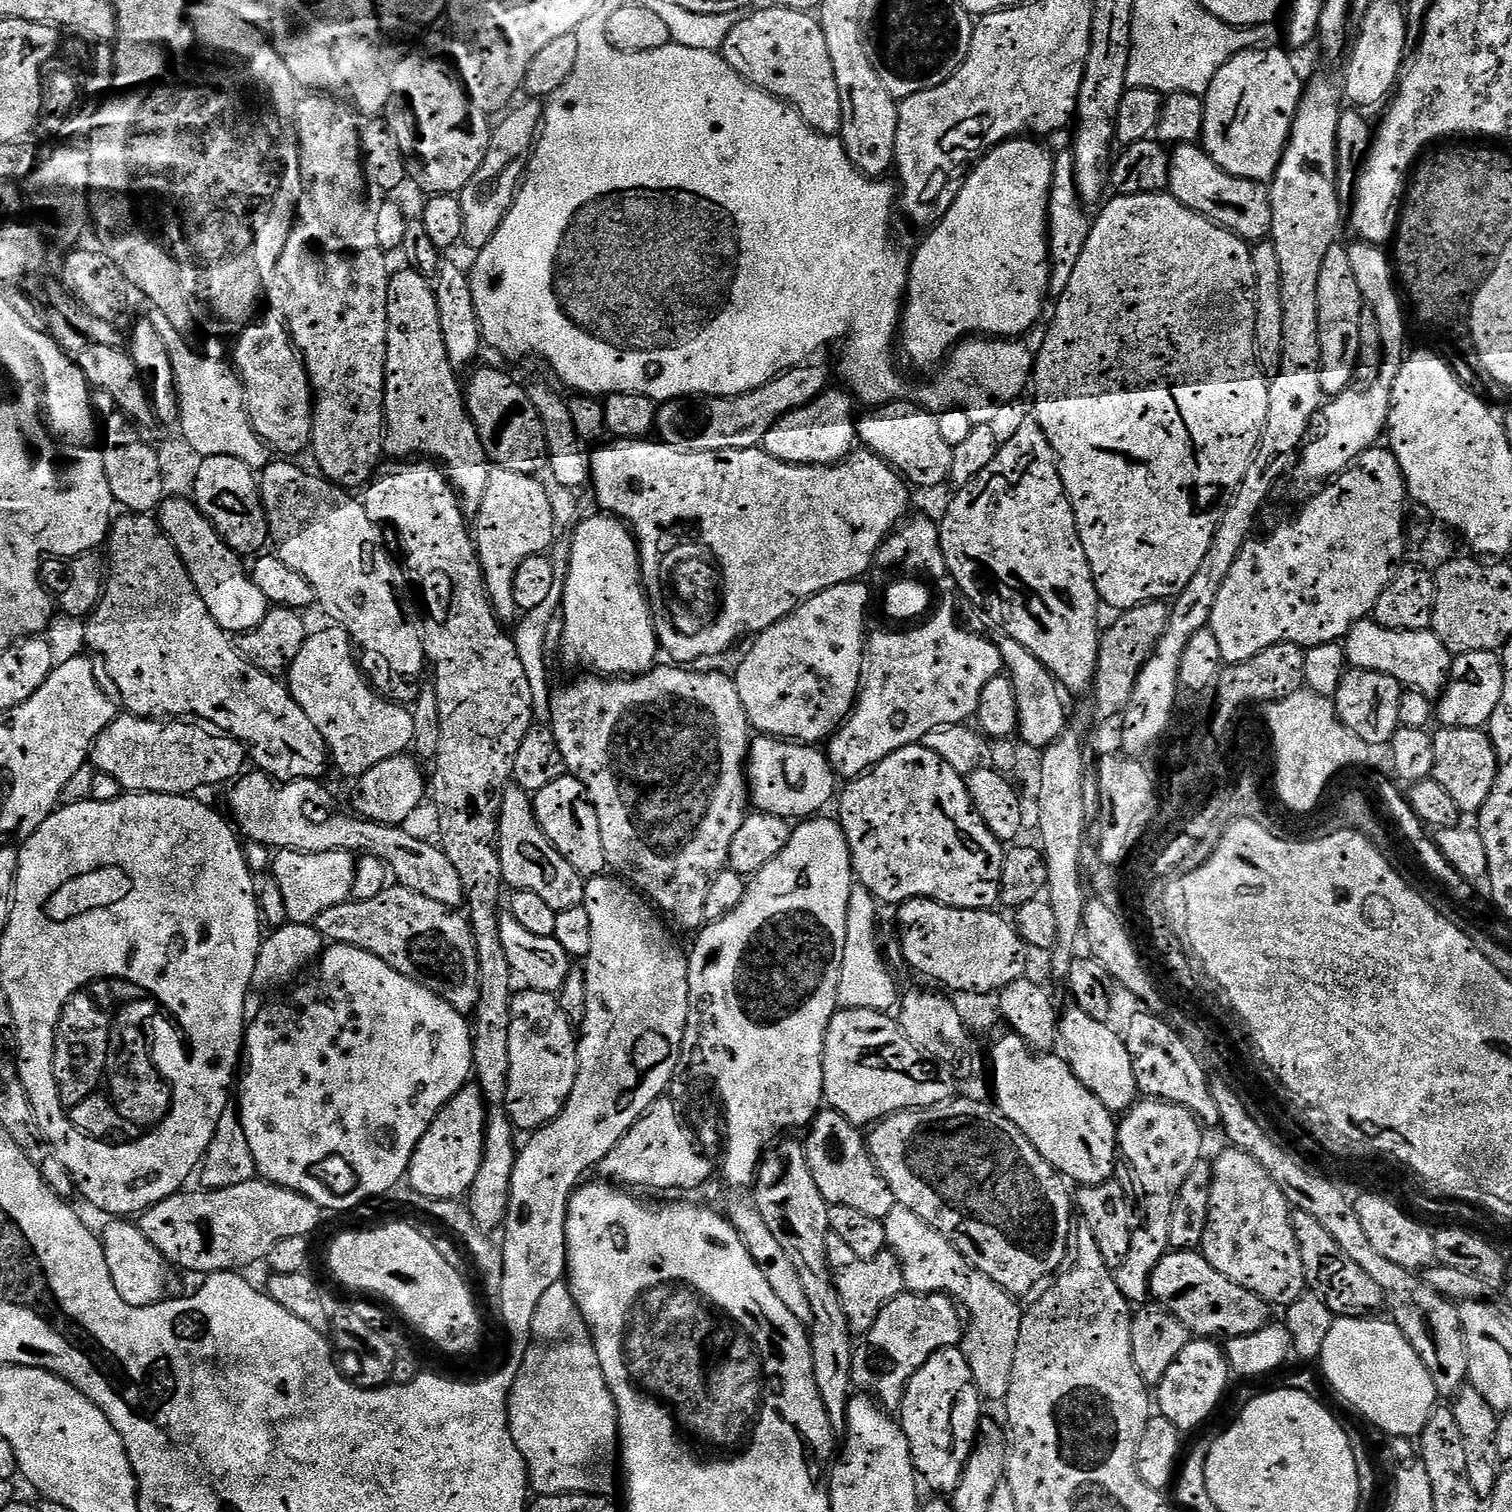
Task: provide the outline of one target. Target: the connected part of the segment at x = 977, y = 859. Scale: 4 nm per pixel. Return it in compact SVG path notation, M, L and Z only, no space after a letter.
M919 743L890 754L863 776L847 781L838 804L839 800L838 823L846 834L855 879L866 885L877 901L899 906L905 900L926 898L966 910L992 910L1000 904L1005 845L990 834L986 822L974 811L965 777L942 762L934 750Z

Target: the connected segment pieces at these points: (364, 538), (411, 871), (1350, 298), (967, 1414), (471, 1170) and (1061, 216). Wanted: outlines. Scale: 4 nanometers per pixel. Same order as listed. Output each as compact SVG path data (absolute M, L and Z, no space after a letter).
M280 458L280 461L269 463L268 467L263 469L259 473L258 476L258 483L260 485L260 497L262 498L262 502L264 503L264 513L266 514L266 518L268 519L268 526L270 529L270 540L271 543L274 545L276 543L276 548L274 548L275 555L280 557L280 560L282 562L286 562L286 566L290 566L290 570L294 570L298 574L302 574L302 578L306 578L306 582L310 582L310 586L314 586L314 594L316 595L316 604L319 605L319 607L324 607L326 611L328 611L328 616L330 619L329 621L335 622L339 627L343 628L345 632L348 633L349 636L352 637L353 645L358 646L358 663L367 679L370 681L373 688L376 689L377 692L380 693L381 696L384 697L385 700L393 701L401 706L412 706L415 705L416 699L420 697L420 689L422 687L422 681L420 681L420 675L423 674L423 672L426 672L426 657L424 654L424 622L422 619L422 612L421 609L418 607L417 601L414 599L412 601L412 596L410 593L408 593L408 588L410 589L410 581L406 575L405 569L403 567L400 568L398 565L395 564L394 561L392 561L392 556L390 553L388 553L388 548L386 545L384 545L384 536L385 533L382 531L381 525L375 524L374 522L370 522L370 514L366 514L366 510L364 509L363 503L359 499L356 500L351 491L345 490L340 487L339 484L333 484L332 481L324 479L323 475L317 474L315 471L307 472L304 468L299 468L296 464L287 464L287 459Z
M259 770L250 772L241 775L231 785L233 788L232 793L228 796L228 804L232 807L233 817L231 816L231 819L234 821L235 827L245 837L248 835L254 843L265 844L266 847L272 848L271 850L289 848L295 852L350 852L373 856L387 865L389 873L394 877L395 883L399 887L414 890L434 902L442 902L442 906L453 910L459 909L465 903L464 883L458 870L454 868L454 862L450 862L450 858L446 858L443 847L419 840L414 833L407 832L409 829L404 826L364 820L351 811L348 811L349 813L336 812L335 806L332 805L332 796L323 788L323 783L320 780L283 781L276 780Z
M1337 242L1326 250L1326 259L1322 261L1322 274L1318 274L1318 334L1322 342L1322 390L1335 398L1349 387L1348 384L1358 372L1360 359L1360 315L1365 307L1364 296L1358 290L1358 281L1354 279L1354 269L1350 266L1350 254L1343 243Z
M959 1347L938 1350L910 1378L898 1409L898 1423L910 1446L916 1475L936 1491L933 1493L951 1494L962 1482L966 1462L980 1435L980 1404L980 1391L974 1386L970 1366Z
M465 1086L461 1088L458 1094L454 1094L454 1098L450 1098L450 1102L446 1102L443 1110L436 1115L434 1122L430 1122L430 1130L426 1130L426 1134L422 1134L422 1142L418 1142L418 1146L412 1155L412 1161L408 1167L407 1183L412 1183L410 1186L412 1192L422 1194L426 1198L442 1198L443 1200L460 1200L468 1191L472 1189L474 1178L478 1178L478 1166L482 1166L484 1161L484 1131L488 1122L488 1105L484 1102L484 1096L481 1094L479 1087Z
M1064 150L1061 156L1055 157L1052 165L1052 189L1048 195L1048 253L1050 255L1050 275L1048 277L1048 295L1058 298L1066 290L1070 278L1074 274L1074 266L1078 258L1082 258L1082 250L1086 246L1086 238L1090 238L1093 217L1087 216L1086 205L1076 189L1076 158L1071 151Z

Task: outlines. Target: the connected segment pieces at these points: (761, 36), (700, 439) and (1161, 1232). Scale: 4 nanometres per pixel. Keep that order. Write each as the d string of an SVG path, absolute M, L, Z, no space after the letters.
M765 6L761 12L756 11L749 11L734 26L734 30L730 30L730 38L726 38L722 49L724 61L755 88L761 88L777 100L791 104L815 132L835 137L842 126L842 98L838 98L838 78L834 78L830 49L826 47L826 34L822 34L819 19L810 12L782 10L771 6Z
M805 362L799 364L797 368L789 368L787 372L782 376L777 376L776 379L771 380L768 384L764 384L761 388L755 388L752 392L744 392L740 396L714 396L711 398L696 398L689 402L687 399L681 398L679 400L666 400L663 401L656 409L656 427L654 429L655 435L659 437L661 441L675 448L681 448L687 452L717 452L718 450L734 450L735 448L754 448L763 445L766 434L771 428L780 420L787 412L793 412L795 408L801 408L806 406L809 400L817 400L823 392L827 389L828 372L817 362Z
M1144 1098L1139 1101L1131 1110L1123 1113L1116 1130L1116 1146L1119 1159L1122 1161L1123 1183L1126 1185L1131 1199L1140 1207L1140 1216L1144 1221L1132 1233L1130 1250L1124 1259L1124 1265L1115 1269L1116 1285L1118 1290L1133 1306L1140 1306L1152 1295L1152 1275L1164 1255L1170 1249L1170 1218L1174 1210L1174 1202L1178 1198L1178 1190L1182 1190L1182 1182L1190 1175L1190 1170L1205 1155L1204 1153L1204 1132L1196 1121L1196 1116L1188 1108L1180 1104L1171 1104L1168 1098Z

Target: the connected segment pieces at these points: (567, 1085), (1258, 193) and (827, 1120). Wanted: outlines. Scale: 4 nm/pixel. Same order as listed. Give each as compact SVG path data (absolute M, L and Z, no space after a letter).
M517 991L510 1014L508 1117L517 1129L531 1134L557 1120L574 1090L578 1074L578 1032L550 992Z
M1199 143L1175 145L1171 149L1170 159L1172 169L1167 191L1182 202L1182 206L1202 214L1207 220L1213 220L1218 226L1249 242L1259 242L1269 235L1272 207L1267 183L1226 174L1226 170L1212 161Z
M821 1110L807 1129L806 1151L814 1182L822 1190L822 1198L829 1205L850 1206L853 1210L862 1210L870 1218L884 1220L894 1210L896 1199L882 1174L876 1169L872 1155L868 1152L865 1137L860 1136L861 1129L851 1124L841 1112Z

